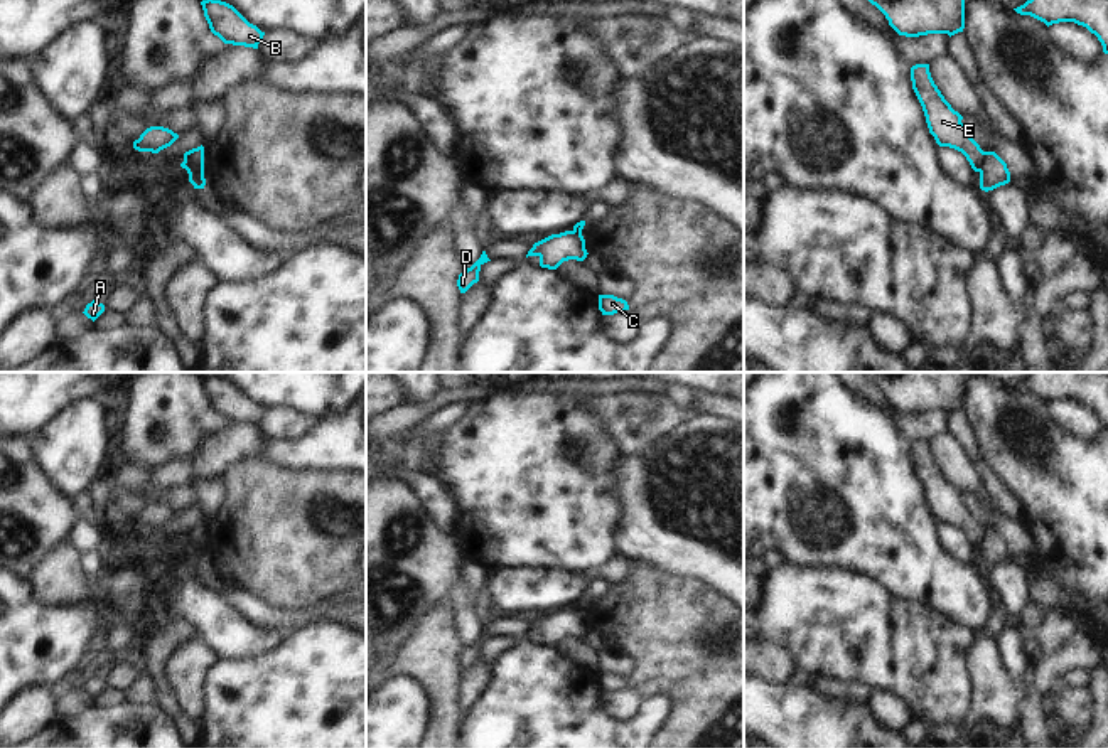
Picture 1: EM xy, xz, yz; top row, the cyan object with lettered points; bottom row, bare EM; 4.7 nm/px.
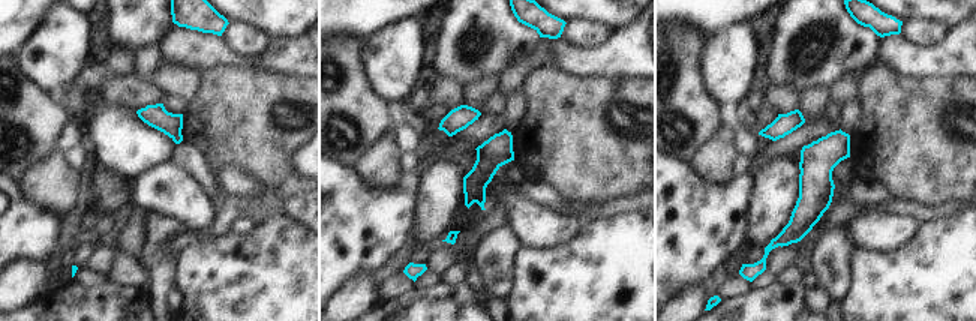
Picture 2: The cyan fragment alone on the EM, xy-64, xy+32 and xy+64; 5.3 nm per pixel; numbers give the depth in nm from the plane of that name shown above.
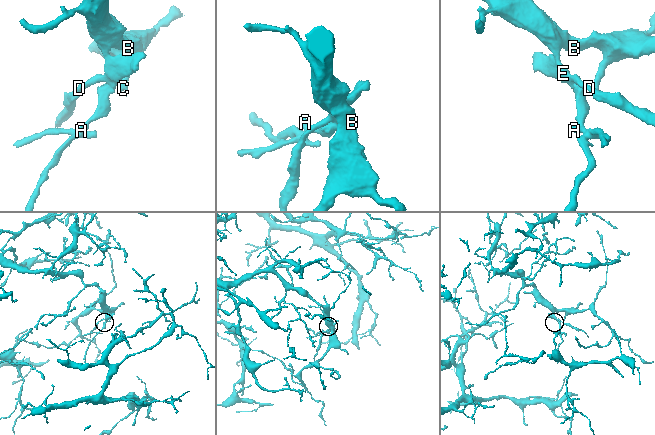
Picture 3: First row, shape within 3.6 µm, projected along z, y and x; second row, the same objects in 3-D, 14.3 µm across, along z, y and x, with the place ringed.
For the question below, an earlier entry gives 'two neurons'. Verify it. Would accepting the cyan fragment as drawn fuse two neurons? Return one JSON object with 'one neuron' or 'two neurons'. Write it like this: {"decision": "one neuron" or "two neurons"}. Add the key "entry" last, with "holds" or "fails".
{"decision": "two neurons", "entry": "holds"}

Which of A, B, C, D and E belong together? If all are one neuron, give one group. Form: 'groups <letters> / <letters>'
groups A / B C D E

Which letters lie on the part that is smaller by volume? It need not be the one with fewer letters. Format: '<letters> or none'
A

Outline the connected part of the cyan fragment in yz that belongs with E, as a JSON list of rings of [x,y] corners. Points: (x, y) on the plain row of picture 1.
[[[929,441],[911,445],[912,467],[922,484],[929,510],[939,524],[961,529],[975,549],[980,549],[987,529],[963,505],[963,494],[951,485],[934,462]]]

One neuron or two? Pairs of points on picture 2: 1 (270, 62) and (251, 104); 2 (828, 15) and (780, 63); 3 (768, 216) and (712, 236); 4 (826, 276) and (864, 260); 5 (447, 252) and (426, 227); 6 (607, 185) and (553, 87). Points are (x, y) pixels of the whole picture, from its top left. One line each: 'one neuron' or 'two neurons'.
1: two neurons
2: one neuron
3: two neurons
4: two neurons
5: two neurons
6: one neuron

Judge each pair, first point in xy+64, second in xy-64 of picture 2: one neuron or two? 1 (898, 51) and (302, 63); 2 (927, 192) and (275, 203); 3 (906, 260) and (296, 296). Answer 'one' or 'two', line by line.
1: one
2: two
3: one

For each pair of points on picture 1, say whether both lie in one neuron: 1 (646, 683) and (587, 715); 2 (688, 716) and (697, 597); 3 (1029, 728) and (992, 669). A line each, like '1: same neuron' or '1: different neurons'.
1: different neurons
2: same neuron
3: different neurons

